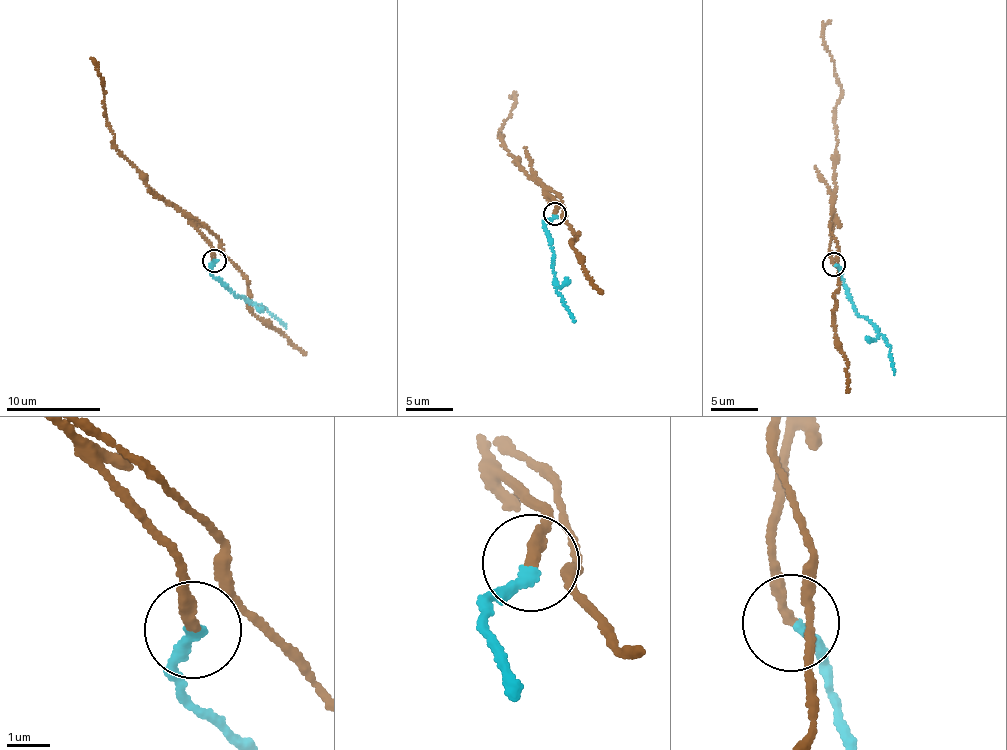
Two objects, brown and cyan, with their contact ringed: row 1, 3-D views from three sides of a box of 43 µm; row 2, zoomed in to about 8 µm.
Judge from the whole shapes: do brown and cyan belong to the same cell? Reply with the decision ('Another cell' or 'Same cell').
Another cell

